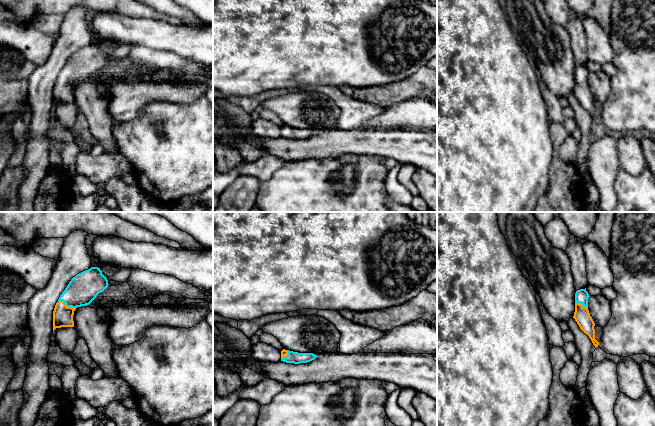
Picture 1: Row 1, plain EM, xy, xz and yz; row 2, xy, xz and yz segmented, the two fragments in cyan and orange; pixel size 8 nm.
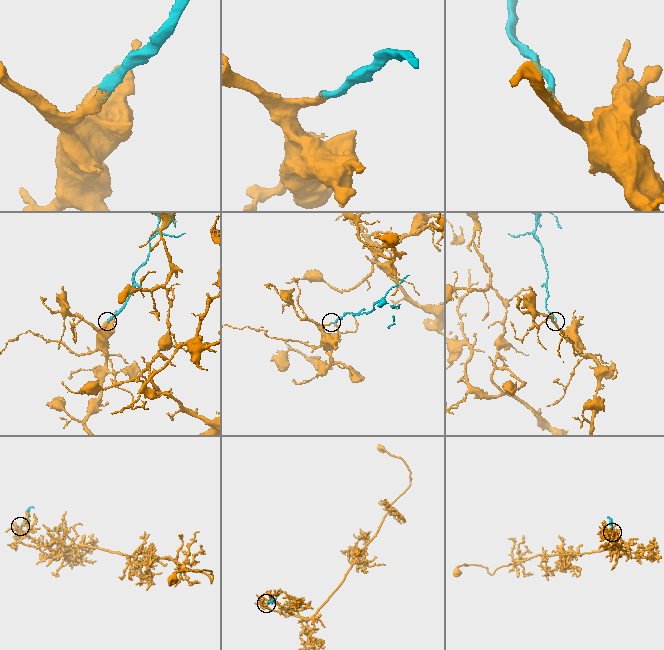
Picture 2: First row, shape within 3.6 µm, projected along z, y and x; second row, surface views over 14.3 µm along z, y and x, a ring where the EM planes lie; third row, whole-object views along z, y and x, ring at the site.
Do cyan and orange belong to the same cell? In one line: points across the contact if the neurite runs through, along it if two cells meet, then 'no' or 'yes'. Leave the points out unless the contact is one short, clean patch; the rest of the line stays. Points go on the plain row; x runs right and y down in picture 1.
way xy (83, 64), (67, 82), (62, 91); yes

